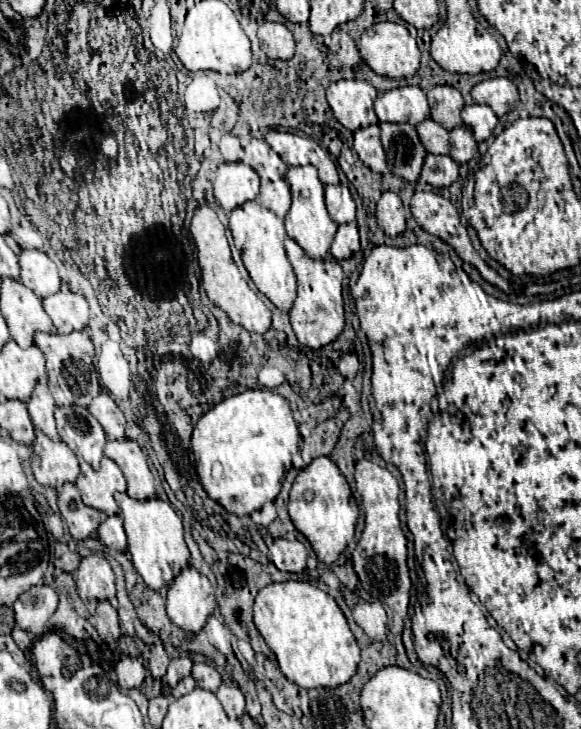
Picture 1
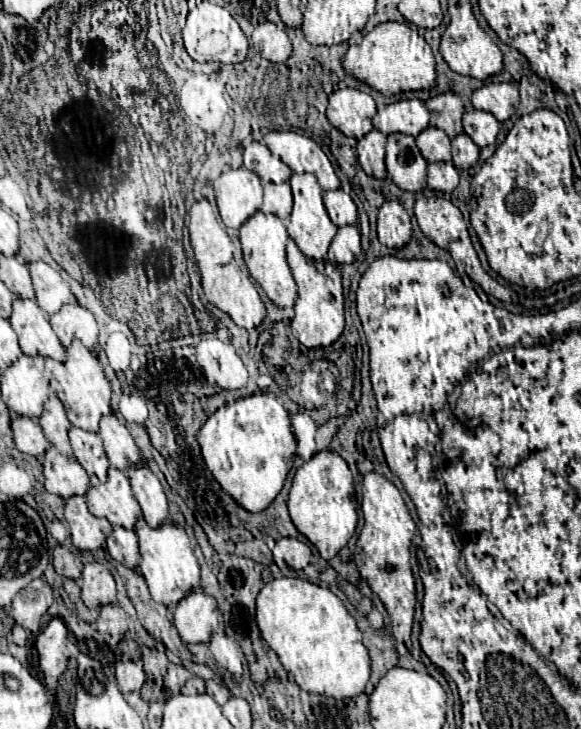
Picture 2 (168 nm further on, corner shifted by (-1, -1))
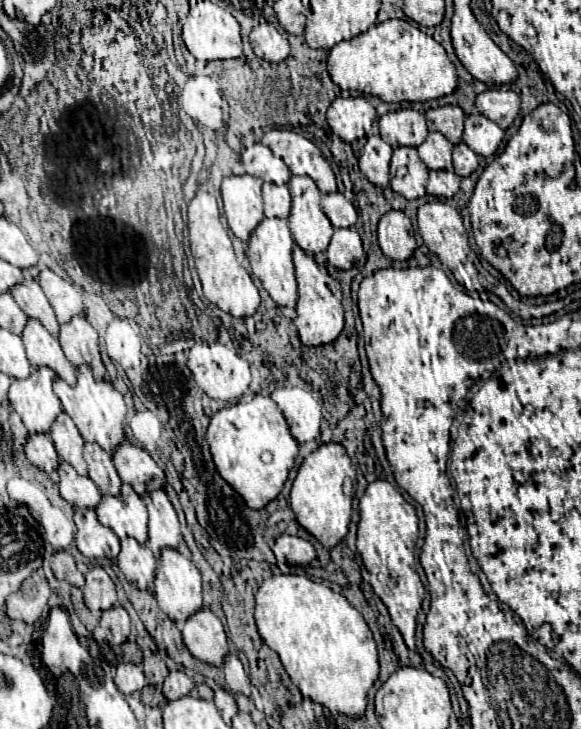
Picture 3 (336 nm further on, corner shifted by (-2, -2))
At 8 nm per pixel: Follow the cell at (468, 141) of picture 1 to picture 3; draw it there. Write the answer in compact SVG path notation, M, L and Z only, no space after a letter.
M458 143L452 149L452 161L454 161L454 171L460 177L468 177L478 167L478 155L466 143Z

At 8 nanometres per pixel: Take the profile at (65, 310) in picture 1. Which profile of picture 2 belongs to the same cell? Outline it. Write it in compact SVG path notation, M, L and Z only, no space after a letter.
M65 304L57 314L51 316L51 328L59 336L65 348L71 346L73 340L81 340L83 346L95 352L97 346L97 322L89 310L79 304Z

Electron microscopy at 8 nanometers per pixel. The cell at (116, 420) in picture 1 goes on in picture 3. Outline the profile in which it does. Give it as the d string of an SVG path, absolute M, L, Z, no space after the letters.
M128 439L116 445L112 461L120 479L124 483L130 483L138 495L164 485L164 471L160 471L160 467L142 447L132 445Z

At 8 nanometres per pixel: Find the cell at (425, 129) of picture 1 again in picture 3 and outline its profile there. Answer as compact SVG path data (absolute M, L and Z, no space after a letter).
M428 133L426 141L418 147L420 159L428 169L452 169L452 143L442 133Z

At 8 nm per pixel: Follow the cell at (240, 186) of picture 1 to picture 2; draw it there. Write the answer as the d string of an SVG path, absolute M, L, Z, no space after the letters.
M243 166L223 172L215 182L215 198L219 214L227 228L239 228L249 216L253 216L263 202L263 188L251 170Z

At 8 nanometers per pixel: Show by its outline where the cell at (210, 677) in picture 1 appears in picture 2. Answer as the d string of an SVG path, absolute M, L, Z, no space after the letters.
M207 680L207 694L209 694L209 696L213 696L213 698L215 698L215 702L217 702L219 706L223 706L223 704L231 698L229 690L227 690L223 684L217 684L215 680Z

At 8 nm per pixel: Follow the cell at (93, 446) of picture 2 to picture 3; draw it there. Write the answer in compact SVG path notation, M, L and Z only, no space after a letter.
M84 443L84 459L88 463L88 477L98 485L98 489L102 493L118 495L122 481L110 453L106 453L98 443Z

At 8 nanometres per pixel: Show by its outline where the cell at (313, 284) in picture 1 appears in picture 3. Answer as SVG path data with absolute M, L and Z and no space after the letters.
M294 245L294 267L298 281L298 317L296 327L300 341L304 345L328 345L332 343L344 328L344 309L342 306L342 290L338 280L334 279L323 266L314 261L314 257L306 255L298 245Z

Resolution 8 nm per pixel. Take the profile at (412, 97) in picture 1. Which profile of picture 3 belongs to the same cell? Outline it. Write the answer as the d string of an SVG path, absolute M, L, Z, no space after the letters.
M414 109L388 111L386 115L380 117L378 127L380 127L380 137L392 147L400 145L418 147L428 135L424 115Z

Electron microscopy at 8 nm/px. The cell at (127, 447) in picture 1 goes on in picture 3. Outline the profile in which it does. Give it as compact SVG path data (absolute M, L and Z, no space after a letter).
M156 489L156 491L144 493L142 499L150 513L148 547L154 551L154 555L158 555L158 551L162 547L178 549L182 533L180 533L180 523L178 523L176 511L174 511L168 495L162 489Z

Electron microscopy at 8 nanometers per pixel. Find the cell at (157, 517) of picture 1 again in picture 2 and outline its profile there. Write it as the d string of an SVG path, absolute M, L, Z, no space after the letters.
M145 520L137 522L137 538L139 538L139 552L141 564L139 570L149 586L151 598L159 604L165 604L169 610L177 606L191 590L199 588L199 562L191 550L189 538L183 528L177 524L165 524L157 530L149 528Z

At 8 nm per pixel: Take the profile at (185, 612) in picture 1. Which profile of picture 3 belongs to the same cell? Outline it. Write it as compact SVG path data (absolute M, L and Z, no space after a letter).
M198 609L182 625L182 637L190 653L210 665L222 665L224 655L228 653L226 633L220 619L212 609Z

